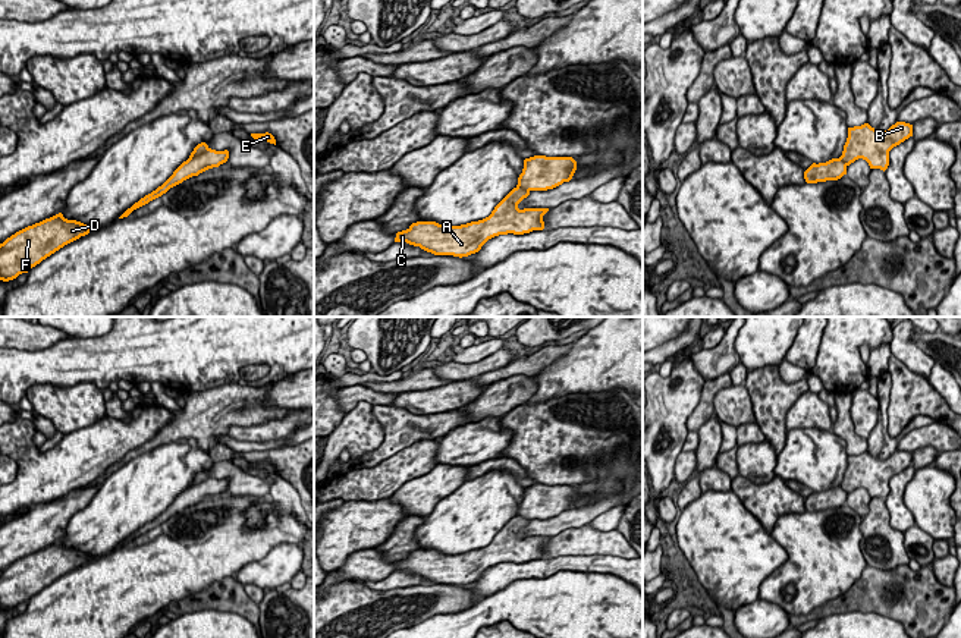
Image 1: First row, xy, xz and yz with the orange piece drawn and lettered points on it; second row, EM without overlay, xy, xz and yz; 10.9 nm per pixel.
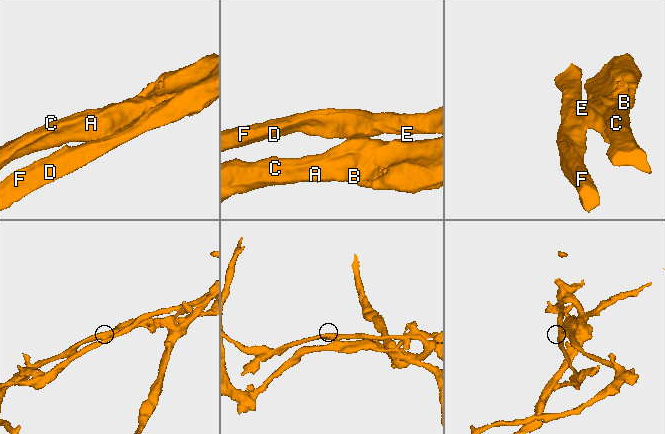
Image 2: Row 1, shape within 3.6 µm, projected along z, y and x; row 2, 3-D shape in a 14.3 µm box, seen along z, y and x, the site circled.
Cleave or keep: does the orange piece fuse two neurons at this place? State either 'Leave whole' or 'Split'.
Split

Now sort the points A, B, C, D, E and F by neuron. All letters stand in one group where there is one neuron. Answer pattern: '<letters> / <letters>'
A B C / D E F

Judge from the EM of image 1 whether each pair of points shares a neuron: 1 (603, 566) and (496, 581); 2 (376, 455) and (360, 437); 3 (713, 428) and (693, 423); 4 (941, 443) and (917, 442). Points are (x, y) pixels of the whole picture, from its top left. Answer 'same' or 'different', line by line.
1: same
2: different
3: different
4: same

